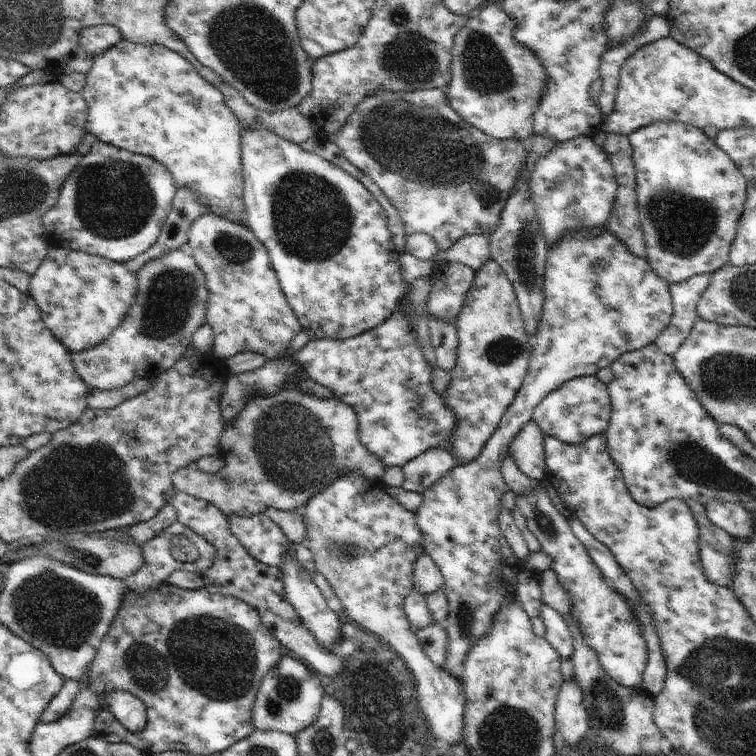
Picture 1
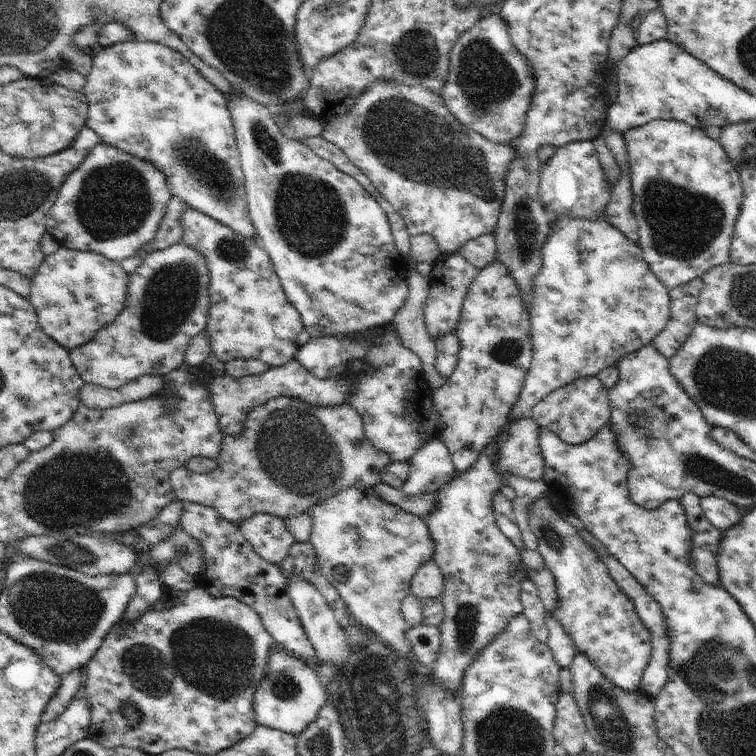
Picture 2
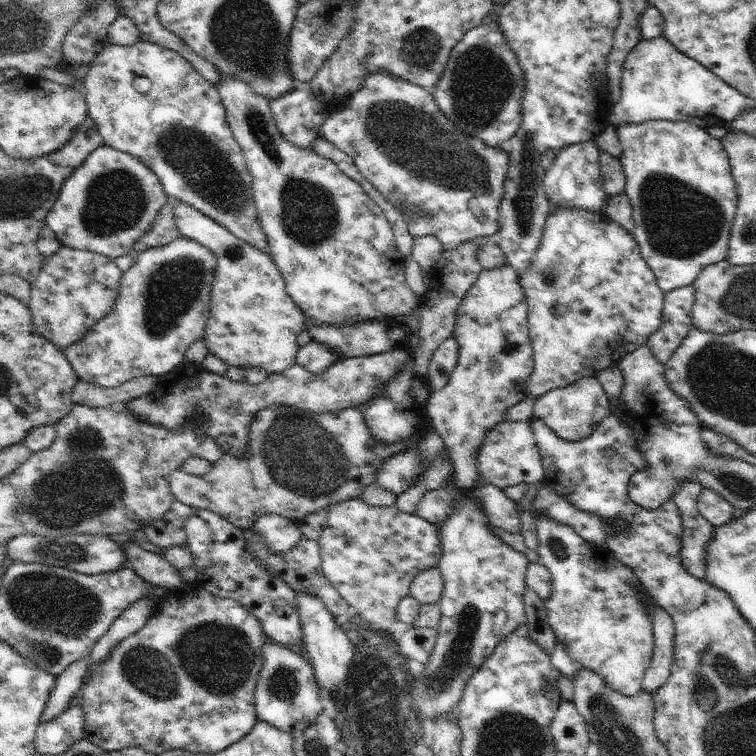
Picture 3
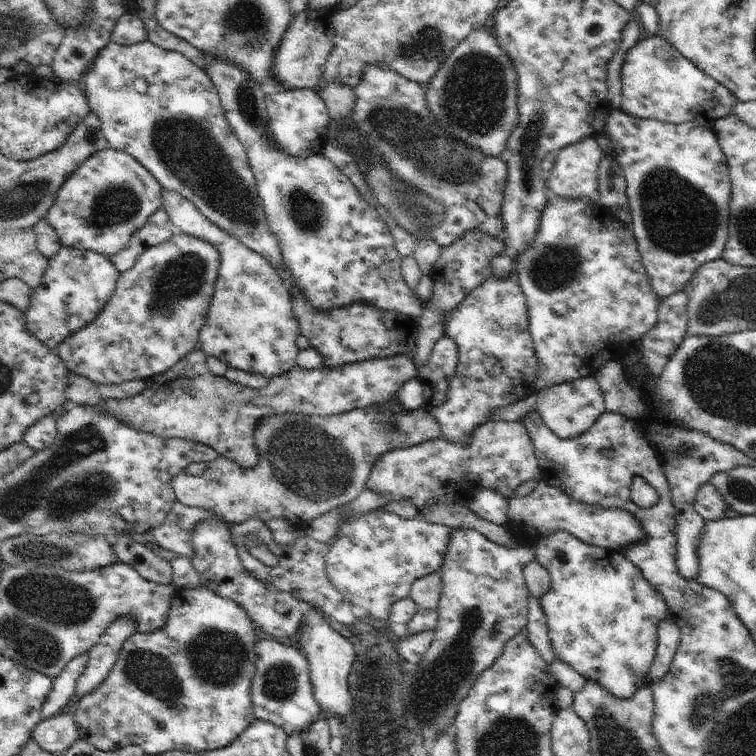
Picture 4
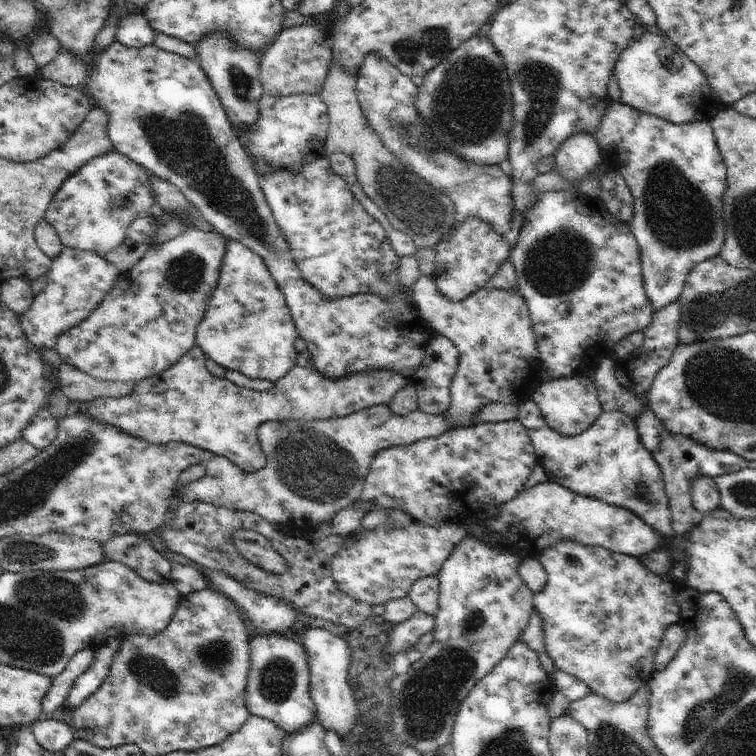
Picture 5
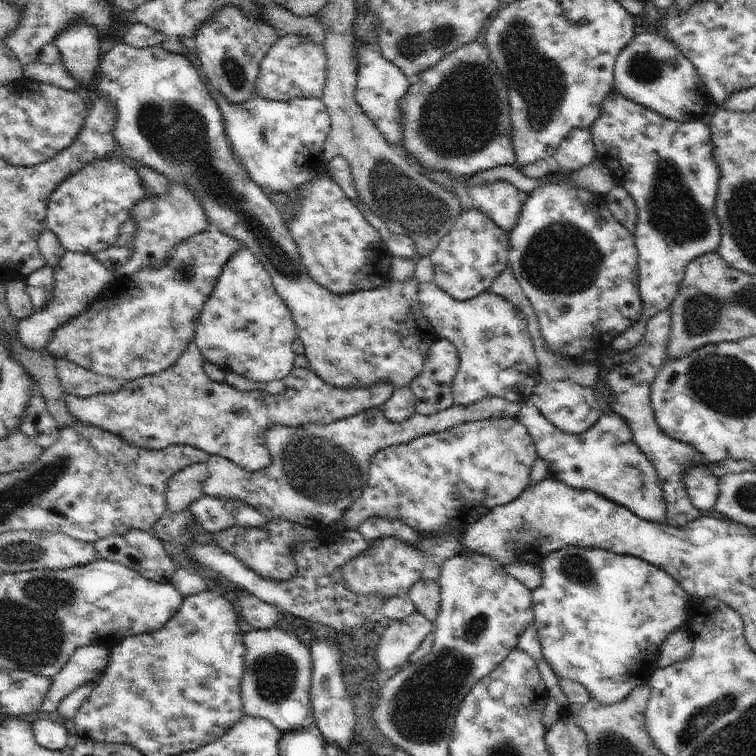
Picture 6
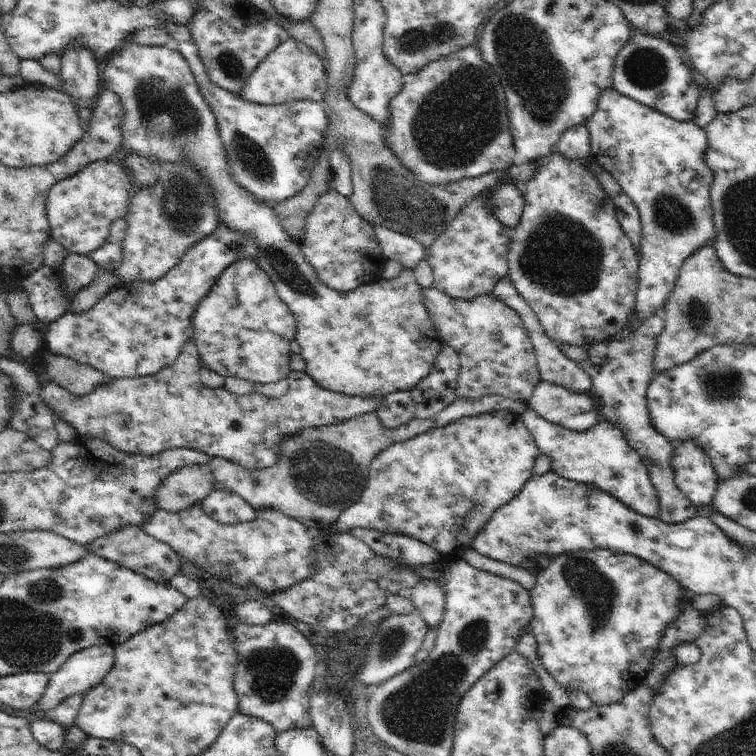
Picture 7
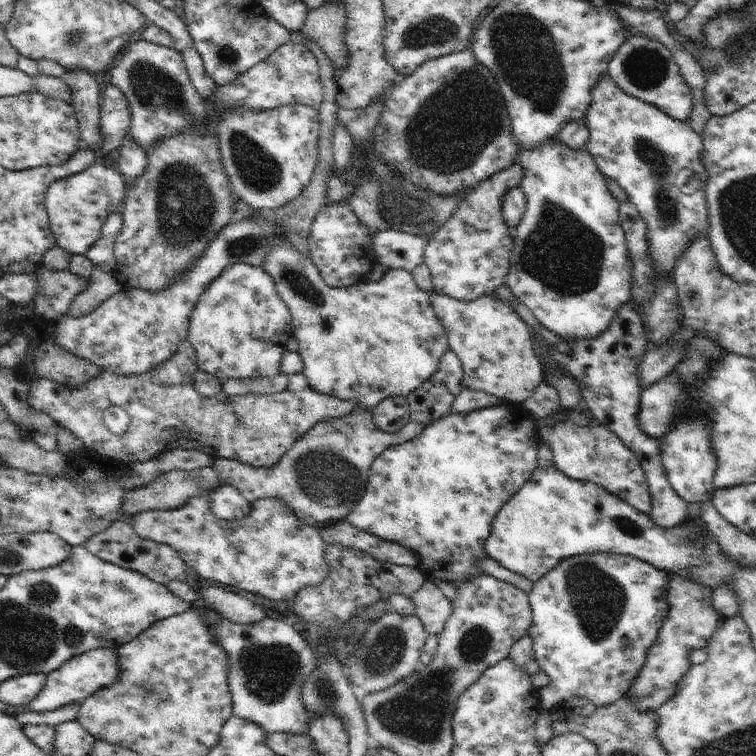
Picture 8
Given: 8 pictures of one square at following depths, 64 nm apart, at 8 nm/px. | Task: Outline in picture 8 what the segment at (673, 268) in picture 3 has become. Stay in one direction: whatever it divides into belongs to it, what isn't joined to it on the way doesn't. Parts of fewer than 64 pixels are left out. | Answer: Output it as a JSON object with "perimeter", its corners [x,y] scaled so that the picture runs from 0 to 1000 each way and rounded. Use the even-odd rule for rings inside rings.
{"perimeter":[[[804,95],[791,104],[787,115],[783,115],[782,136],[772,156],[779,172],[776,200],[803,235],[810,235],[817,246],[825,249],[833,267],[841,272],[856,296],[858,335],[864,341],[864,357],[869,360],[868,364],[889,364],[889,356],[911,323],[923,311],[934,310],[938,300],[933,253],[937,231],[929,214],[931,189],[927,177],[913,169],[907,160],[889,156],[858,135],[832,126],[813,110]],[[899,225],[915,225],[918,243],[923,241],[926,249],[921,249],[918,254],[913,254],[913,251],[902,254],[899,249],[894,247],[894,233]]]}

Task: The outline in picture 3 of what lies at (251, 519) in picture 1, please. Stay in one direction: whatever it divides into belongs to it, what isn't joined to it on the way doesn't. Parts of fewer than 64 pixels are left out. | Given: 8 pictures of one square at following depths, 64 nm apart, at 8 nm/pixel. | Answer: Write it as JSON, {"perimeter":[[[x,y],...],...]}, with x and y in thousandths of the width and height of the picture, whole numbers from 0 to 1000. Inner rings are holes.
{"perimeter":[[[370,681],[344,684],[331,698],[344,704],[353,722],[368,733],[386,728],[401,709],[393,692]]]}

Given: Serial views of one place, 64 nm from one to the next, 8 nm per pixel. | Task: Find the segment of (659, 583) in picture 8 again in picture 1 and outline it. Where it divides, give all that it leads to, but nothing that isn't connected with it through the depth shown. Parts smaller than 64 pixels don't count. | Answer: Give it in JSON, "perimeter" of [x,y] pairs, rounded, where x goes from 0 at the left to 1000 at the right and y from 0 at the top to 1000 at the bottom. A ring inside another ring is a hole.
{"perimeter":[[[714,638],[701,652],[681,656],[683,671],[690,676],[697,697],[713,714],[714,728],[731,741],[729,753],[753,786],[757,799],[753,811],[763,821],[771,847],[788,861],[792,877],[807,897],[824,909],[840,911],[848,903],[858,872],[858,857],[827,788],[804,770],[800,759],[788,749],[776,725],[757,704],[753,688],[735,675]]]}

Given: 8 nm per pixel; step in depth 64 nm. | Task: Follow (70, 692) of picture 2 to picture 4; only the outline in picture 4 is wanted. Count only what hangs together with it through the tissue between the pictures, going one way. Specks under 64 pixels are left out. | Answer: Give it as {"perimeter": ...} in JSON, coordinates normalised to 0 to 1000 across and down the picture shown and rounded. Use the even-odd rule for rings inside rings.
{"perimeter":[[[110,862],[101,870],[97,870],[79,892],[70,898],[67,914],[62,918],[56,935],[56,950],[65,951],[71,948],[90,931],[93,921],[99,914],[101,901],[111,889],[118,874],[118,862]]]}

